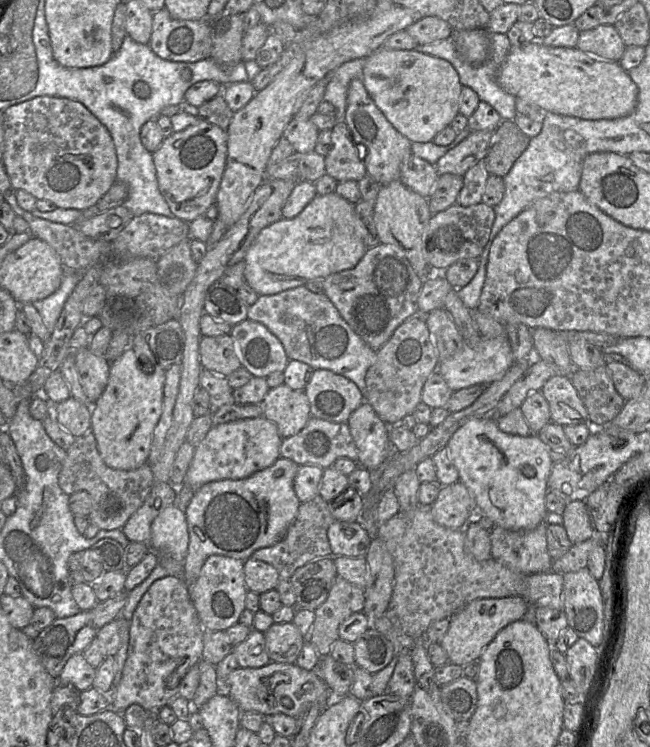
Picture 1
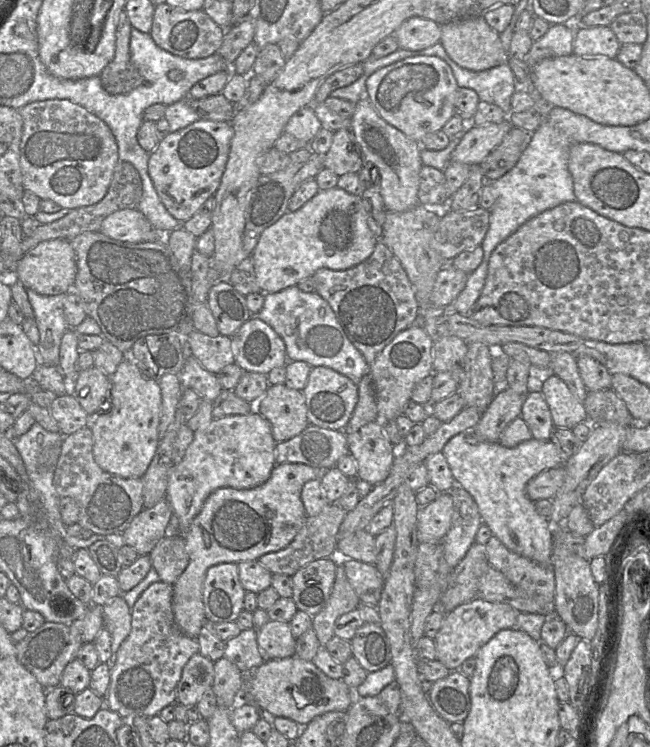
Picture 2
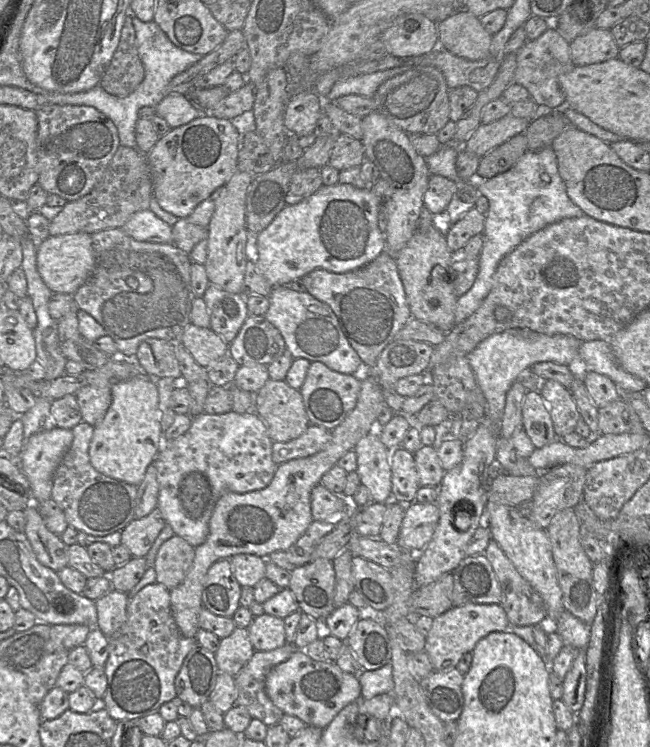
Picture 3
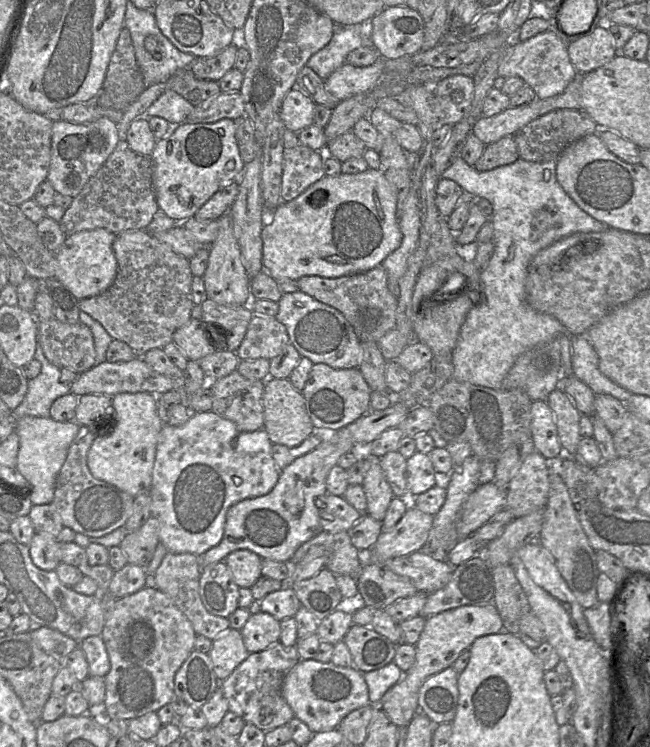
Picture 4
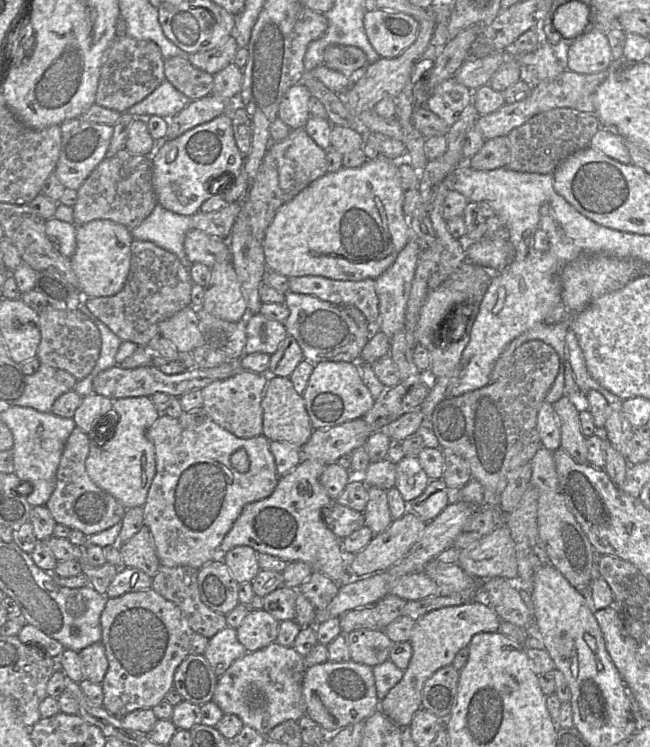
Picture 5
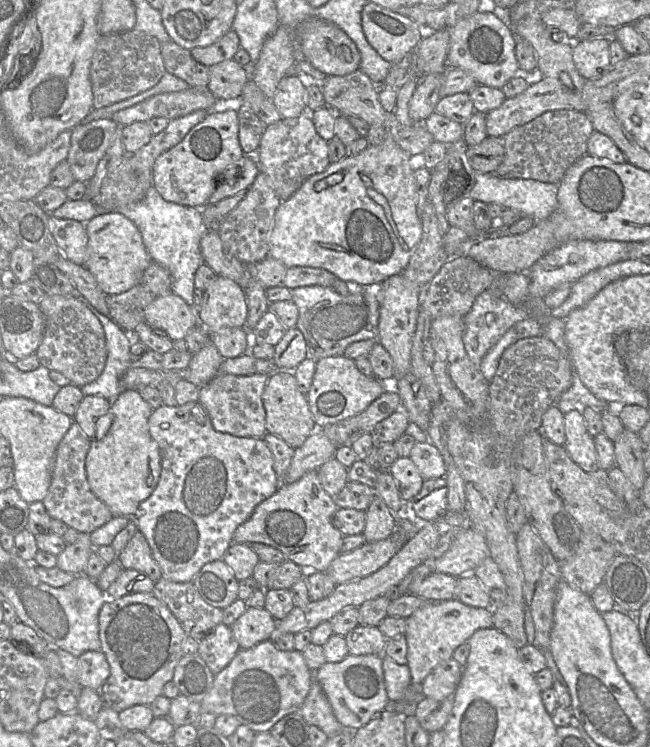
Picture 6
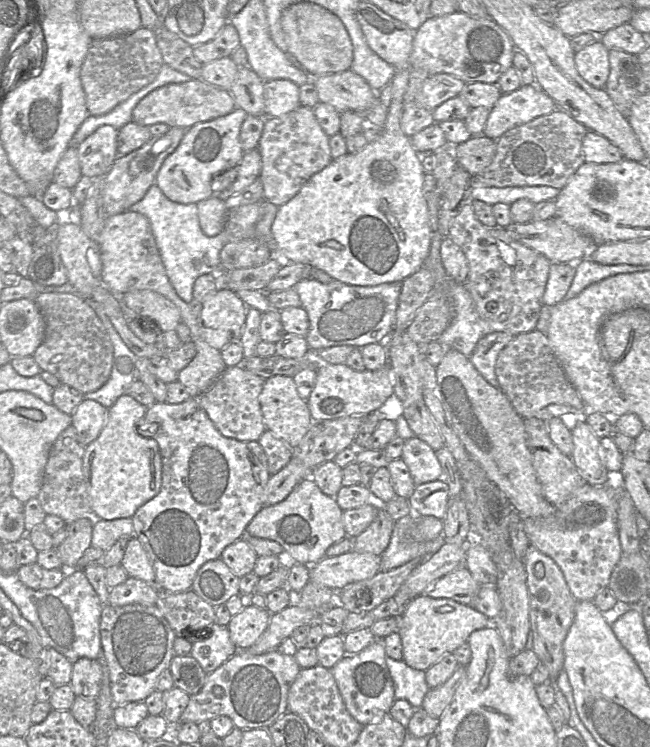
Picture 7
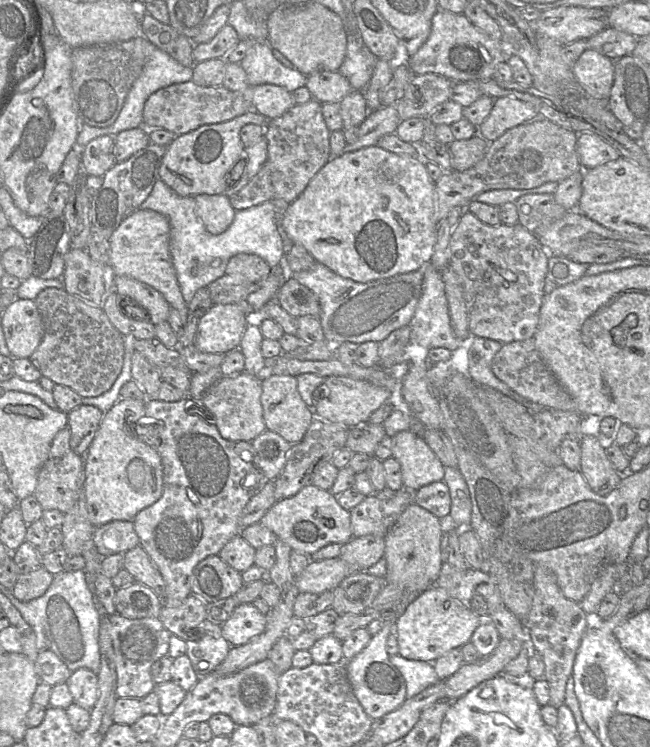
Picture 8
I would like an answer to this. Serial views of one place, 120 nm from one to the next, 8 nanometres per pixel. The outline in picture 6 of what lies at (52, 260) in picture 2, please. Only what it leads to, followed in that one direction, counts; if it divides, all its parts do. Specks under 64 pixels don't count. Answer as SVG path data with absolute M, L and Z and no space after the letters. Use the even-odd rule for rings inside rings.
M107 212L97 215L85 224L88 237L85 266L106 294L121 294L140 280L152 259L146 250L137 226L124 215Z

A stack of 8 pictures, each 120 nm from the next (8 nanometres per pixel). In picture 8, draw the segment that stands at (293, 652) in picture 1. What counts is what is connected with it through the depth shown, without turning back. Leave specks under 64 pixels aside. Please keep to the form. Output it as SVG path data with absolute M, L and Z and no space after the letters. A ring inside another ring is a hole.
M252 603L238 604L221 626L224 639L233 646L241 646L264 632L267 617Z

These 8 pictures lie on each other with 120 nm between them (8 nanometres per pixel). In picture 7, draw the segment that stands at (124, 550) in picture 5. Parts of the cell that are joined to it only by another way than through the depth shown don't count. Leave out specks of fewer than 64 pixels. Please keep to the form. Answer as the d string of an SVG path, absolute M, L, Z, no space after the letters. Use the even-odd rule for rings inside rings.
M130 537L120 565L128 577L145 581L157 592L162 590L150 558L137 537Z

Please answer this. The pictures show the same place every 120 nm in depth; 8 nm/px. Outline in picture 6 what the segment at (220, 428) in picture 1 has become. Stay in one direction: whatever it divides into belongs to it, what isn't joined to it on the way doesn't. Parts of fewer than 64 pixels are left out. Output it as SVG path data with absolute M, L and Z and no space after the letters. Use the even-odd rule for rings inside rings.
M188 402L152 411L148 430L161 452L161 474L152 494L143 501L134 518L145 536L162 577L174 582L193 581L207 563L221 560L233 542L235 530L257 505L271 497L281 485L274 470L273 454L263 438L245 438L216 431L201 403Z

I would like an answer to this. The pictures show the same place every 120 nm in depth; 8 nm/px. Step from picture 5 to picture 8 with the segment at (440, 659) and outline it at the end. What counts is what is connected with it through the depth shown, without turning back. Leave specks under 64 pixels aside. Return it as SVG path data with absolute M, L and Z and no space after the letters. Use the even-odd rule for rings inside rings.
M429 587L414 599L394 624L399 655L433 663L448 651L470 642L483 619L451 597L444 588Z

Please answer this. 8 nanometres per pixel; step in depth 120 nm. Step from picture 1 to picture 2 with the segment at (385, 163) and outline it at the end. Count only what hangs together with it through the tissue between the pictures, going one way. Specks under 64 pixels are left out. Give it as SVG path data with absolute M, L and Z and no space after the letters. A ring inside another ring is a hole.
M366 96L356 103L350 120L350 130L361 148L364 163L371 164L378 169L380 193L386 211L405 212L417 206L419 204L420 171L423 166L420 143L387 123Z

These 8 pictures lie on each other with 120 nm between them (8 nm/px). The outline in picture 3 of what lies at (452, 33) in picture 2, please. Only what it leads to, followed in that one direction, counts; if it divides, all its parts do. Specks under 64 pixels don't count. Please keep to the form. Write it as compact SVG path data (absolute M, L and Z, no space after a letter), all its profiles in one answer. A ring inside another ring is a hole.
M460 9L438 22L437 33L442 49L470 61L481 60L488 55L493 36L483 27L480 18L466 9Z

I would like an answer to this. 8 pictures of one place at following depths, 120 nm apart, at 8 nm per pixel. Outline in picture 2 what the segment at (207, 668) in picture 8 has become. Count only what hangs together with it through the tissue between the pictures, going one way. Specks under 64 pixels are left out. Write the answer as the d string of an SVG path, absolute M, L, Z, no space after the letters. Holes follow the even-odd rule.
M257 629L242 630L241 633L226 642L224 657L234 663L242 673L251 672L264 662L264 655L257 643Z

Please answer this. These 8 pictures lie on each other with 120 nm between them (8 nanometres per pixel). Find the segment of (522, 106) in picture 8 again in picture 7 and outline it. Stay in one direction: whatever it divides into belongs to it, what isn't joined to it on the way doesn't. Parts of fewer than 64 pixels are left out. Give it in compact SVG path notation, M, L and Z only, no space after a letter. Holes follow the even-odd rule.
M536 84L522 85L510 93L502 93L484 127L483 135L497 140L506 131L533 119L552 113L557 105Z

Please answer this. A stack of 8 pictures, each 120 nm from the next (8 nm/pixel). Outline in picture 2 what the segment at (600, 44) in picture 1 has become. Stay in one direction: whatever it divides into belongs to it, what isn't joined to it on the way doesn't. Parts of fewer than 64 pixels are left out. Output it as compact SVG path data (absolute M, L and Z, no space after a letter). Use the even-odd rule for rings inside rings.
M609 26L576 29L573 53L579 56L607 56L615 59L622 44Z

